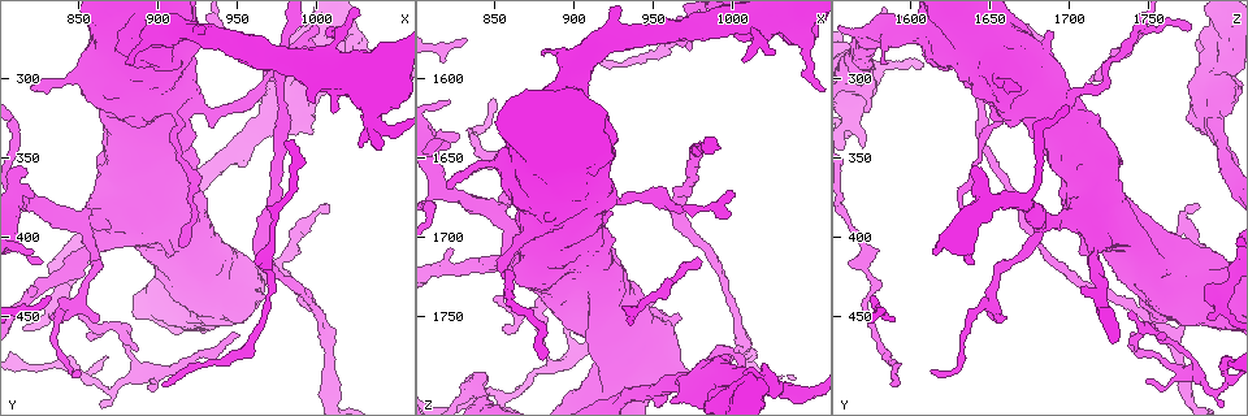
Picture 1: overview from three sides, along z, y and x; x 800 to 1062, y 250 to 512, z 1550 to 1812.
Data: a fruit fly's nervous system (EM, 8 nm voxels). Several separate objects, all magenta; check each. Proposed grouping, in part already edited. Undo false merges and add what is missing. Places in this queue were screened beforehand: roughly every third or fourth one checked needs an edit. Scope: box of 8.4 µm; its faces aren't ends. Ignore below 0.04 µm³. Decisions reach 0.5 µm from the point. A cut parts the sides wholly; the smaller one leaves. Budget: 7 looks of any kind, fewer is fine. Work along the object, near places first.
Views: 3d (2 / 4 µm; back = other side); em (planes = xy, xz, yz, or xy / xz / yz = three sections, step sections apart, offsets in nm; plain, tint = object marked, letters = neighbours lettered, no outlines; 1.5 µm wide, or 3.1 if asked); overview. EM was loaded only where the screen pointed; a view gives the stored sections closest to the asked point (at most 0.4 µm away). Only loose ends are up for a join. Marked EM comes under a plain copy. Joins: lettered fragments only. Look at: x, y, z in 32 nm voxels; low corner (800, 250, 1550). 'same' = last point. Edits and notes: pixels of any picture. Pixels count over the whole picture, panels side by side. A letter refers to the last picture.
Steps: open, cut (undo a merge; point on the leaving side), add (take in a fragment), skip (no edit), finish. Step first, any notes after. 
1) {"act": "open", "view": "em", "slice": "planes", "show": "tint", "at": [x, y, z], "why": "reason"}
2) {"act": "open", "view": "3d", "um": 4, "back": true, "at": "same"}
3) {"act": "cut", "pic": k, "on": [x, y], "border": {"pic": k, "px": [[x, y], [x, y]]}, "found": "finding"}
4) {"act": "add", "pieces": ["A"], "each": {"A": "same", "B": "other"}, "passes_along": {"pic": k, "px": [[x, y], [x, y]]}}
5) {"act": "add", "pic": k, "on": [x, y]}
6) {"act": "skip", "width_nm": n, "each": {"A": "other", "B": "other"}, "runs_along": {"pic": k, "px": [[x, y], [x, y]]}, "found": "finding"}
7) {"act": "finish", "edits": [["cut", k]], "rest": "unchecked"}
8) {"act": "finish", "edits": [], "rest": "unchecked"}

{"act": "open", "view": "3d", "um": 2, "back": true, "at": [878, 290, 1582], "why": "thick end"}

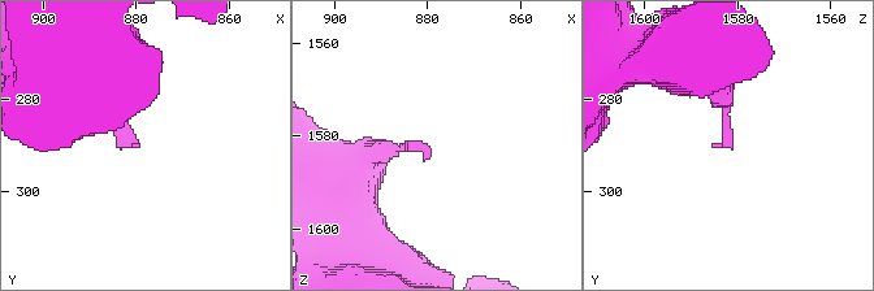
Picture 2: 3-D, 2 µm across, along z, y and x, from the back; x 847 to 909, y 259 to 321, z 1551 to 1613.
{"act": "open", "view": "em", "slice": "planes", "show": "letters", "at": [881, 289, 1583], "why": "need the tissue"}

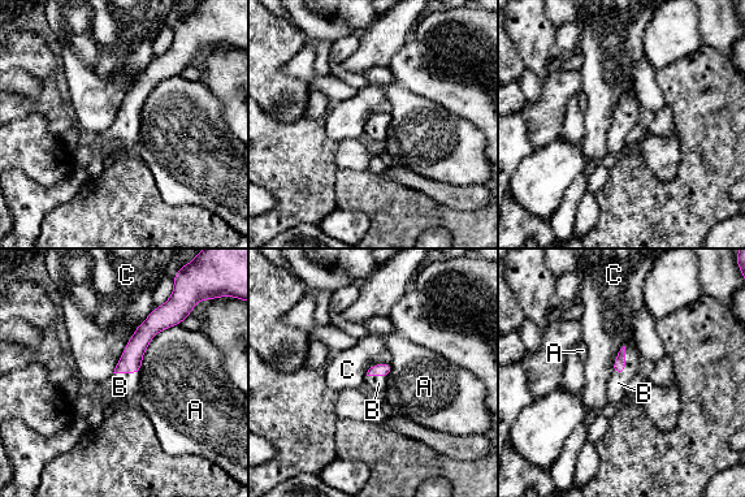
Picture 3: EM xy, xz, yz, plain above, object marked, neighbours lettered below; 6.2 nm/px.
{"act": "add", "pieces": ["B"], "each": {"A": "other", "B": "same", "C": "other"}, "passes_along": {"pic": 3, "px": [[619, 364], [624, 364], [618, 383]]}, "found": "the cell continues"}

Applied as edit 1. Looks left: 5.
{"act": "open", "view": "3d", "um": 4, "at": [970, 426, 1576], "why": "thick turns thin"}

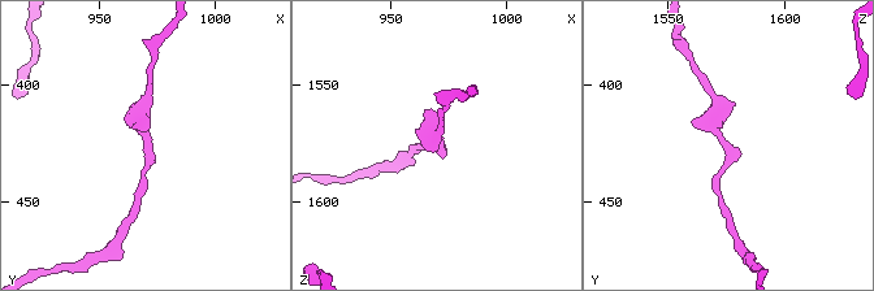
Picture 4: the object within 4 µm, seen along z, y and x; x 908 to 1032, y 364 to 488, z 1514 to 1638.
{"act": "open", "view": "em", "slice": "planes", "show": "tint", "at": [973, 429, 1576], "why": "now the EM"}

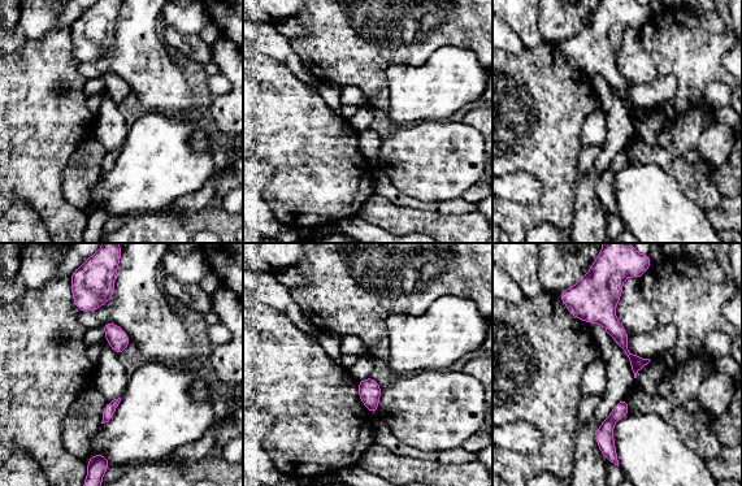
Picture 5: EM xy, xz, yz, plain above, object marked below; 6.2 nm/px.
{"act": "open", "view": "em", "slice": "planes", "show": "letters", "at": "same"}

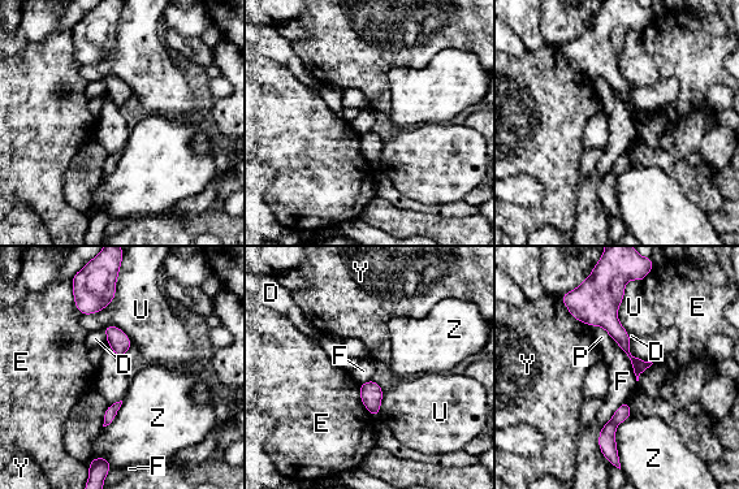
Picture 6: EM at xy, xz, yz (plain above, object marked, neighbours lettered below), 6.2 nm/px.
{"act": "skip", "each": {"D": "other", "E": "other", "F": "other", "P": "other", "U": "other", "Y": "other", "Z": "other"}, "runs_along": {"pic": 6, "px": [[617, 298], [612, 325], [638, 371]]}, "found": "all the same cell"}

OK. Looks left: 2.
{"act": "finish", "edits": [["add", 3]], "rest": "unchecked"}

